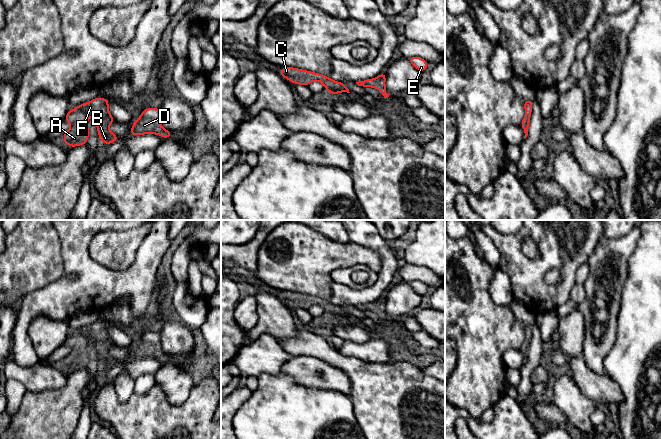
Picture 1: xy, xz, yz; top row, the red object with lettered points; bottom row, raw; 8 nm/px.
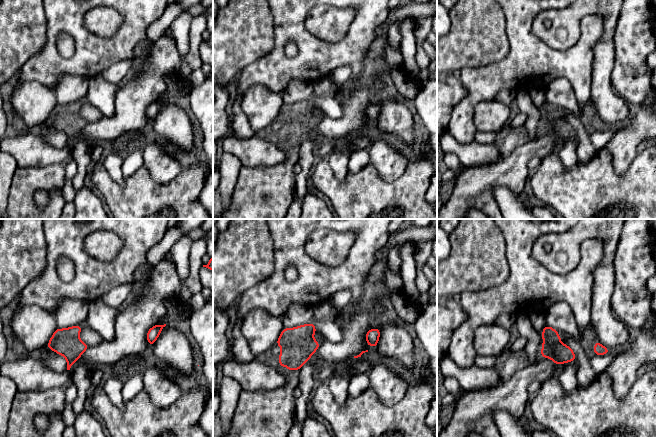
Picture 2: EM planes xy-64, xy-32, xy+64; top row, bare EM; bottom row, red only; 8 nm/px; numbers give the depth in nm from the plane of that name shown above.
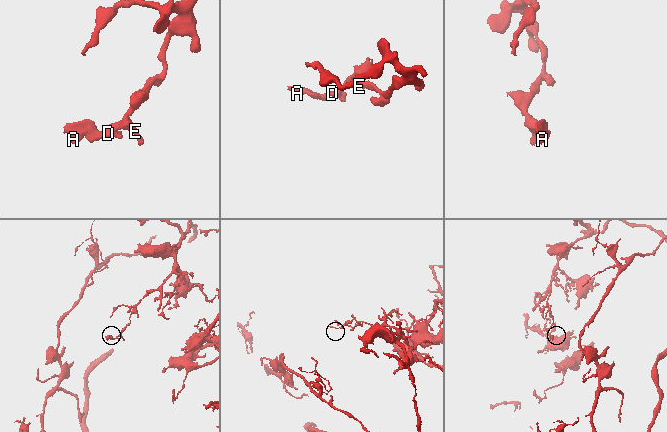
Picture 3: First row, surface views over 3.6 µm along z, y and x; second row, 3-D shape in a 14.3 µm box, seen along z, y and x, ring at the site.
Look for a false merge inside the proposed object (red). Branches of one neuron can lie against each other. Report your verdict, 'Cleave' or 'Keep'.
Keep

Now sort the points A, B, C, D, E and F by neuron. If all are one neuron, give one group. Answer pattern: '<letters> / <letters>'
A B C D E F

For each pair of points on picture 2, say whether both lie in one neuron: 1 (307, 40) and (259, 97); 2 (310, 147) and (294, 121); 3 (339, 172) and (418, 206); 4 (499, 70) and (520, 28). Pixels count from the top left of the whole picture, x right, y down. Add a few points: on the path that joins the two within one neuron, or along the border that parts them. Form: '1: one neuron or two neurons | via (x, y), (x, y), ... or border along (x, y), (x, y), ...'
1: two neurons | border along (243, 92), (253, 85), (263, 85), (279, 93)
2: one neuron | via (305, 141), (296, 131), (296, 127)
3: two neurons | border along (328, 160), (333, 174), (339, 179), (344, 179)
4: one neuron | via (510, 60), (520, 50), (520, 39)

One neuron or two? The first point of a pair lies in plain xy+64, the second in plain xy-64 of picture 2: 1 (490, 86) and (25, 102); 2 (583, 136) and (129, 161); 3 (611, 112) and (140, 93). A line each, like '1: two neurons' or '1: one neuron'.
1: two neurons
2: one neuron
3: two neurons

